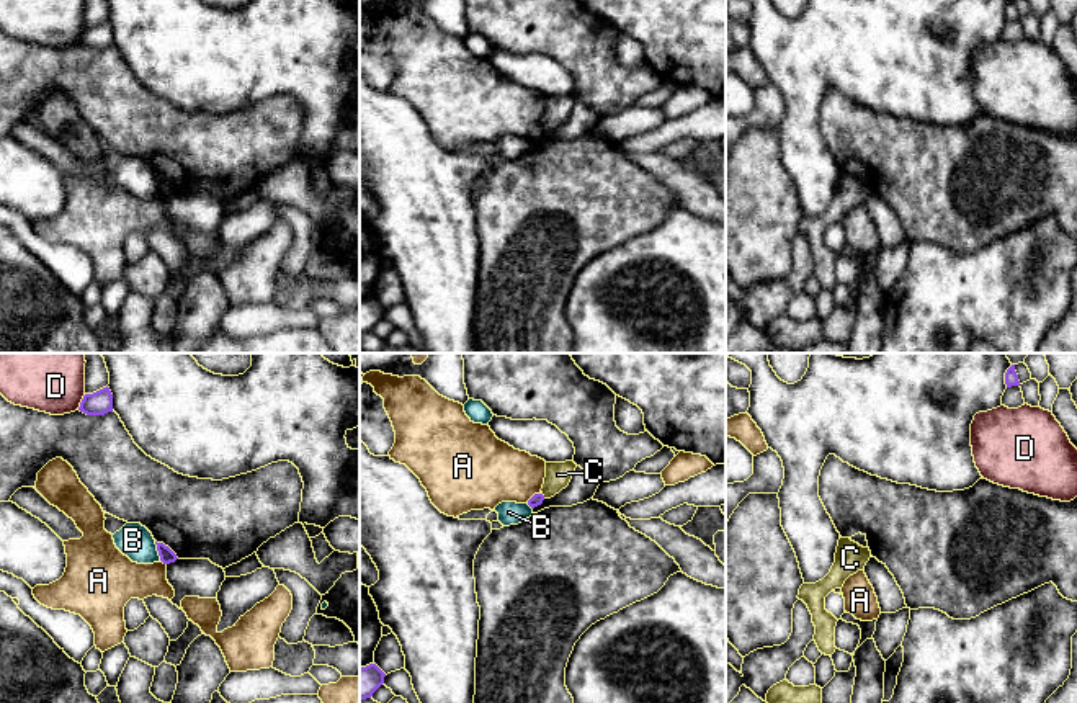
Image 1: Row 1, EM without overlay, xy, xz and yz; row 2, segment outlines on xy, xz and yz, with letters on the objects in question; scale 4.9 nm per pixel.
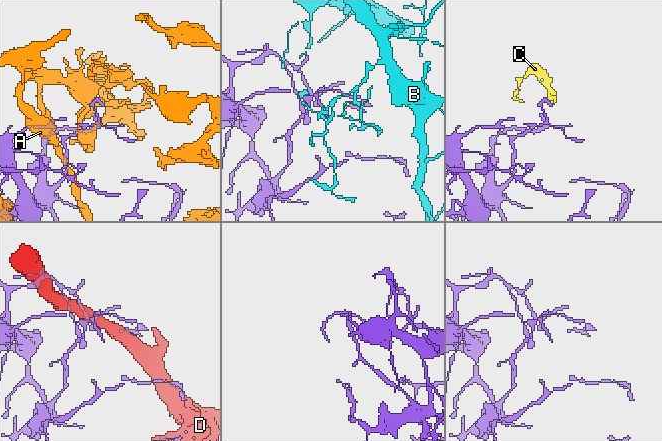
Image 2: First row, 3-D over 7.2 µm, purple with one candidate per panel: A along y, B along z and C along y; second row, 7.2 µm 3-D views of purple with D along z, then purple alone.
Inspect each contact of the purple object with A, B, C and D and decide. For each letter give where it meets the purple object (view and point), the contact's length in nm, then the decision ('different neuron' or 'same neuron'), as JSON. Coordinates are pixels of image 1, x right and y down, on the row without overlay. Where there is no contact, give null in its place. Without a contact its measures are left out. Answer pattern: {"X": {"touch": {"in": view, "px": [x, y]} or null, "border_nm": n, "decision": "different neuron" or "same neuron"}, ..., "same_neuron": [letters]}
{"A": {"touch": {"in": "xz", "px": [533, 129]}, "border_nm": 90, "decision": "different neuron"}, "B": {"touch": {"in": "xy", "px": [159, 185]}, "border_nm": 110, "decision": "different neuron"}, "C": {"touch": {"in": "xz", "px": [543, 129]}, "border_nm": 30, "decision": "different neuron"}, "D": {"touch": {"in": "xy", "px": [80, 36]}, "border_nm": 90, "decision": "different neuron"}, "same_neuron": []}

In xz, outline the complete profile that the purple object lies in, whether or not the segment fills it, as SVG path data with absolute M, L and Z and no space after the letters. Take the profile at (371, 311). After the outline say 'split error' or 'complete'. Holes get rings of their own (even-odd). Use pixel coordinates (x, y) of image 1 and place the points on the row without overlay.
M369 298L360 302L360 334L371 332L373 327L384 317L386 307L376 299Z; complete

